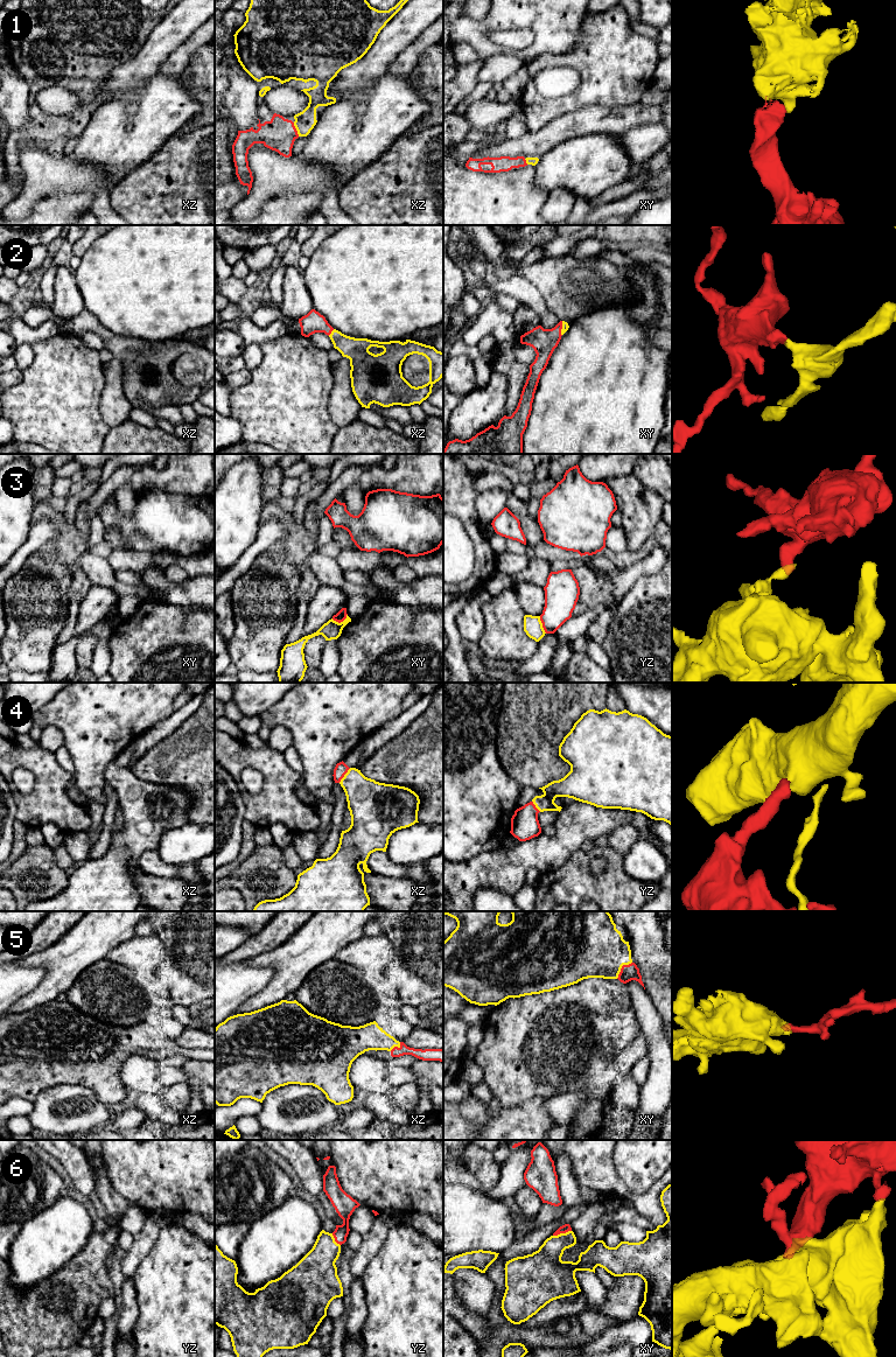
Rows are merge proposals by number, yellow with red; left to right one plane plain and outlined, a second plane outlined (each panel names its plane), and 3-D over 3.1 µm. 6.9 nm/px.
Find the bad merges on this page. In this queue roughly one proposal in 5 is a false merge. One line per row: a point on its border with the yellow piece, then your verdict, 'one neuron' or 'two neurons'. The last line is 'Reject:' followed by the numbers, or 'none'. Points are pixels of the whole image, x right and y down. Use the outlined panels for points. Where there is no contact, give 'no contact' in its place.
1: contact xz (296, 130); one neuron
2: contact xz (331, 333); one neuron
3: contact xy (341, 622); two neurons
4: contact xz (344, 775); one neuron
5: contact xy (621, 967); one neuron
6: contact xy (561, 1233); one neuron
Reject: 3

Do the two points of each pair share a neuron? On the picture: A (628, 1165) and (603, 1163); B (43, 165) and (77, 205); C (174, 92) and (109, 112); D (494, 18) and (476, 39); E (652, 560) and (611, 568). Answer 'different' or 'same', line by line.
A: different
B: different
C: same
D: same
E: same

